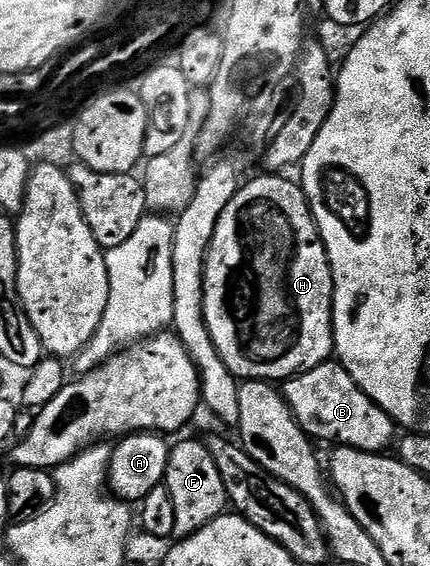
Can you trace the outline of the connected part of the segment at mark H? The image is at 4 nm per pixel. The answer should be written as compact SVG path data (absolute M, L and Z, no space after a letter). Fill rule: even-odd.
M264 174L256 176L252 181L241 183L240 189L230 198L226 210L222 210L222 218L218 218L218 226L214 230L214 238L210 242L210 250L206 258L204 271L204 313L206 326L210 326L210 338L214 338L214 346L218 346L218 354L222 354L222 362L241 381L266 380L283 382L289 376L298 376L302 372L314 370L320 364L329 363L333 359L336 346L336 335L332 329L332 299L334 298L334 282L332 267L328 261L328 251L320 237L316 219L312 216L312 207L304 196L304 190L295 179L287 180L284 174Z

